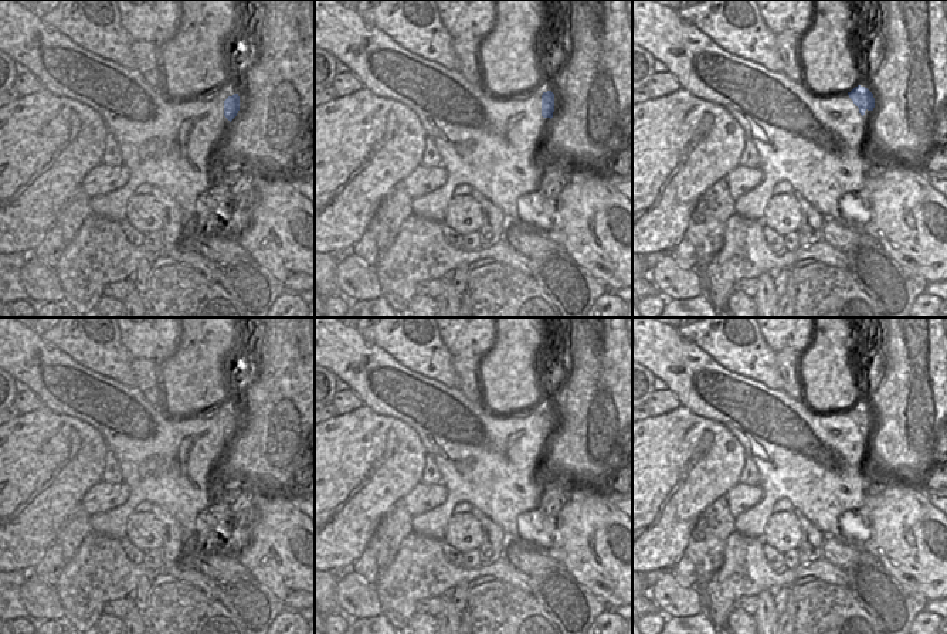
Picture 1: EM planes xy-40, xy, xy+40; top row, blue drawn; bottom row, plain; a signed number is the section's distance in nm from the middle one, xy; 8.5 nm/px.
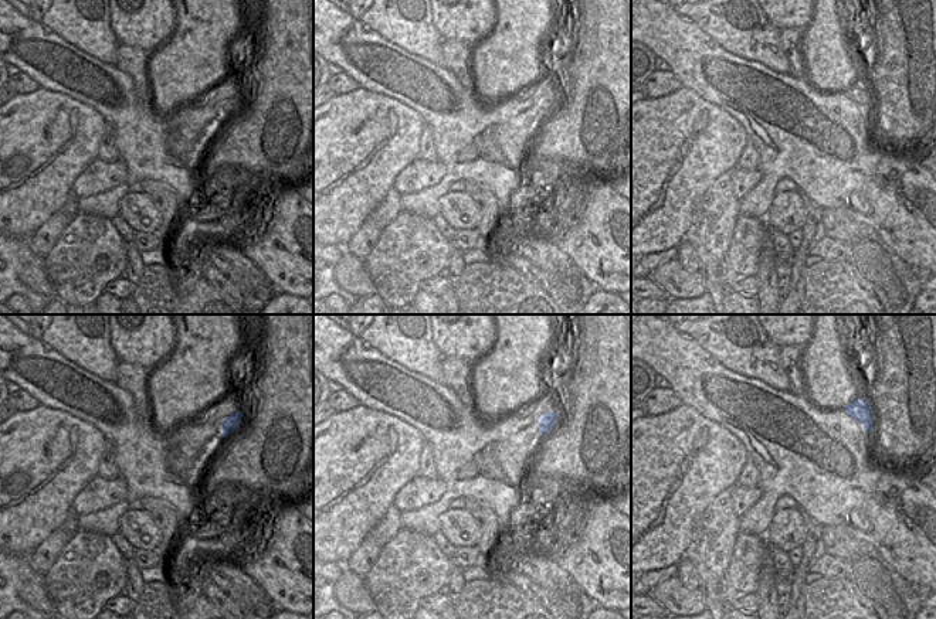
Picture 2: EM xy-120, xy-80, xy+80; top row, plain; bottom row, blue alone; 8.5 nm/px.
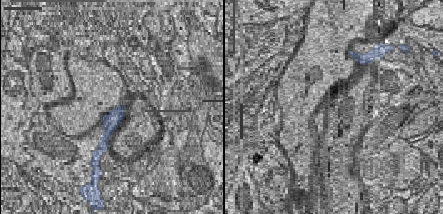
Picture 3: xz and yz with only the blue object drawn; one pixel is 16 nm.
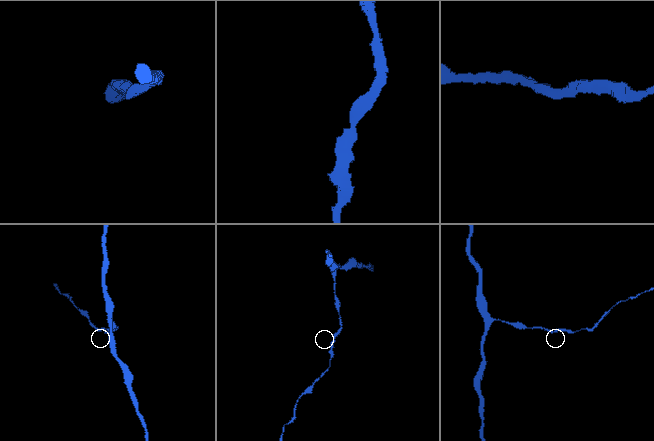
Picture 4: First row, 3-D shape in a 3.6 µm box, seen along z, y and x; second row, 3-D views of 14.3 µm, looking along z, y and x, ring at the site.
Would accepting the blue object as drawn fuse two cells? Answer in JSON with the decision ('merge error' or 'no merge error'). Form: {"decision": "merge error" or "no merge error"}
{"decision": "no merge error"}

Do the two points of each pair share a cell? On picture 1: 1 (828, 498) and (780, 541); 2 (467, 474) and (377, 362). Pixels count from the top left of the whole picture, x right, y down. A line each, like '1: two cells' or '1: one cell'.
1: two cells
2: one cell

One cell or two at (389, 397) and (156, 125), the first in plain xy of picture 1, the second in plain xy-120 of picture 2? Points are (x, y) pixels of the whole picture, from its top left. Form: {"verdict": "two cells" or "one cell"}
{"verdict": "one cell"}

